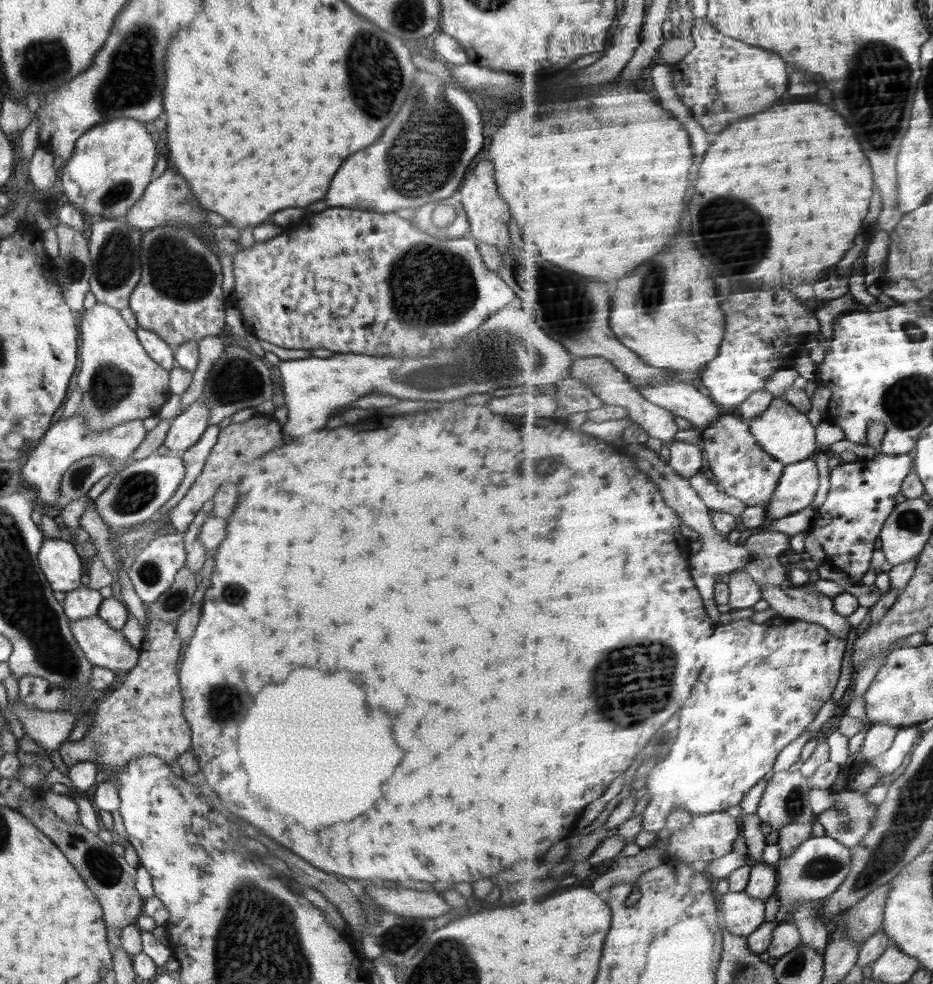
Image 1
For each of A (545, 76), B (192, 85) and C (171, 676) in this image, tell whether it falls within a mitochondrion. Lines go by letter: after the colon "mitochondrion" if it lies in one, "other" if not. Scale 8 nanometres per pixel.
A: other
B: other
C: other

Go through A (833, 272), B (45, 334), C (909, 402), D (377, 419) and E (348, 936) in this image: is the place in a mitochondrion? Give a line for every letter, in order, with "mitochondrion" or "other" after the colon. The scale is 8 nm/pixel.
A: other
B: other
C: mitochondrion
D: other
E: other

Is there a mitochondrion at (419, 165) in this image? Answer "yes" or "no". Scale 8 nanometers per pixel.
yes

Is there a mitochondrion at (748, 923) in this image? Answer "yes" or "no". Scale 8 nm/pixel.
no

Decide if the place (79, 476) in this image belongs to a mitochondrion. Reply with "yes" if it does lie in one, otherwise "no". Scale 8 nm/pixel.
yes

